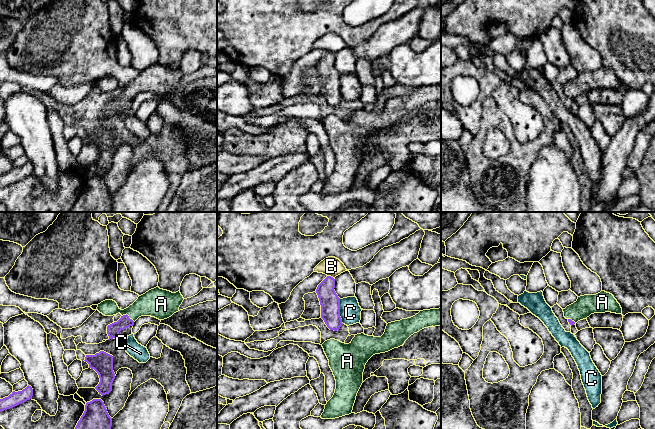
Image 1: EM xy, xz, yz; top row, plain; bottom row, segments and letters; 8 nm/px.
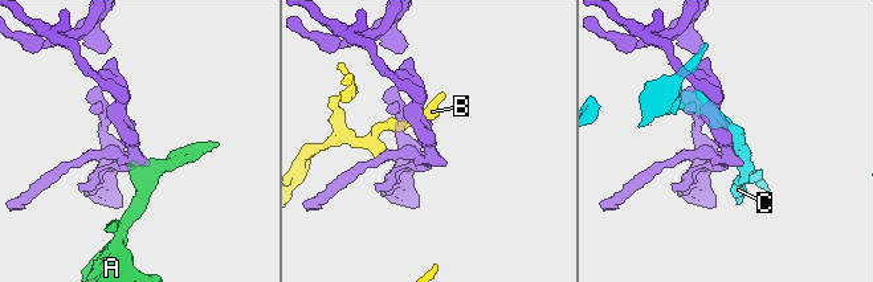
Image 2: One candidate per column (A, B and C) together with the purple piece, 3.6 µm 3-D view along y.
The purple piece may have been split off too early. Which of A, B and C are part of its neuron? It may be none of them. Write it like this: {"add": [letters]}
{"add": ["A"]}

